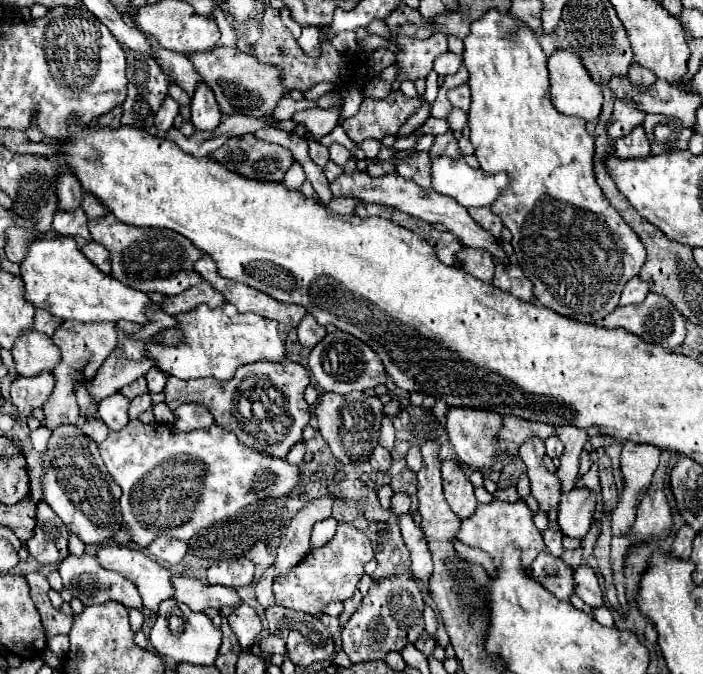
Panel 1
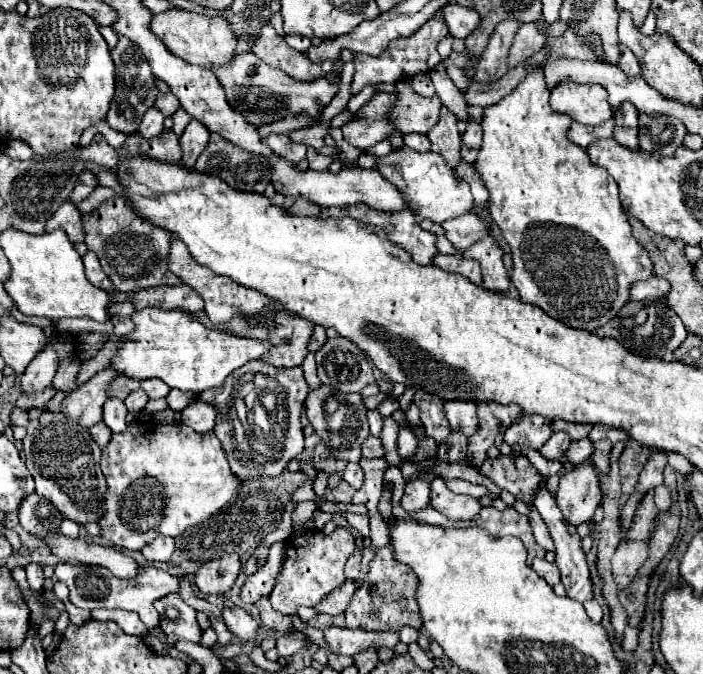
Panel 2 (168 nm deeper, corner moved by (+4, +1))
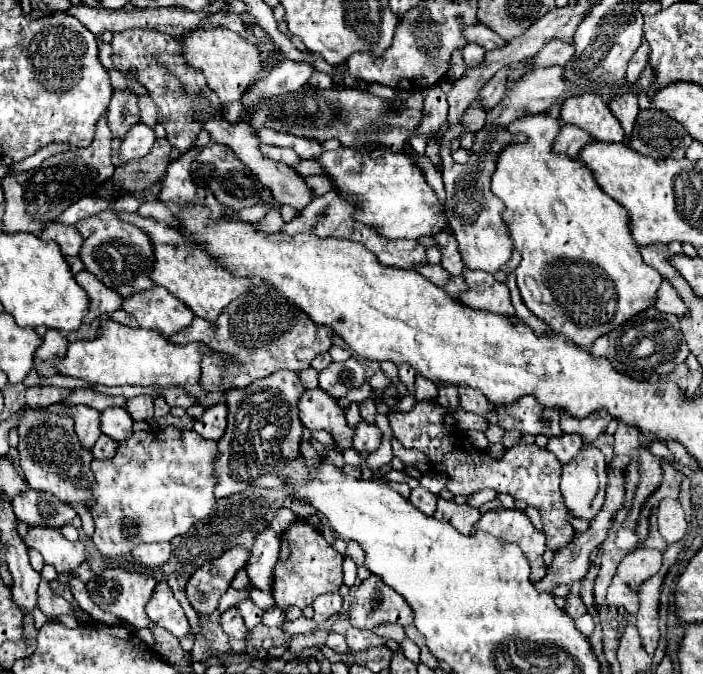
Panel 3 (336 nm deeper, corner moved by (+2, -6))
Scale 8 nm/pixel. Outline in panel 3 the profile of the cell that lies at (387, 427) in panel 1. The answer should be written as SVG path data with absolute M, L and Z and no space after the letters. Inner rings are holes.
M374 396L360 404L360 414L362 414L362 420L364 420L364 422L374 424L374 418L376 418L376 404L374 404Z

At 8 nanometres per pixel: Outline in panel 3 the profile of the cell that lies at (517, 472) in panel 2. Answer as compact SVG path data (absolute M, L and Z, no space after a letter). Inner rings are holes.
M416 402L410 412L400 412L400 410L388 412L388 420L394 430L394 438L402 446L422 450L430 458L434 470L450 478L448 490L452 494L470 496L482 488L506 492L514 500L524 500L528 506L534 506L540 510L542 524L544 524L542 532L546 536L546 546L552 552L570 544L574 536L574 528L568 522L570 512L562 504L562 494L558 488L560 474L562 474L562 462L550 456L546 448L540 448L536 444L526 444L522 440L518 440L510 450L506 450L502 460L492 460L484 450L478 450L470 442L464 442L460 430L442 428L442 418L446 412L448 410L442 406L436 406L430 402Z

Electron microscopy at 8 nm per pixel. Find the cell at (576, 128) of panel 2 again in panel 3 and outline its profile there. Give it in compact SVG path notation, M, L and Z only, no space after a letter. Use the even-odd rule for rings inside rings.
M564 124L562 132L558 134L558 140L554 142L554 152L564 152L572 158L580 156L580 150L590 144L592 140L596 140L594 136L590 136L586 130L572 126L572 124Z

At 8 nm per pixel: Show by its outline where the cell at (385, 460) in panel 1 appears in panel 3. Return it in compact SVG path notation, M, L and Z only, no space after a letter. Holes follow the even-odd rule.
M358 422L356 434L354 434L354 450L364 454L364 456L372 454L374 450L378 450L380 438L382 438L382 432L374 424Z

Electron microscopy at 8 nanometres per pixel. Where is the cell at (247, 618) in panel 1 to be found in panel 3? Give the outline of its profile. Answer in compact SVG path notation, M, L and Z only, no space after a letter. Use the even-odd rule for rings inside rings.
M238 608L226 610L220 616L220 626L232 638L244 638L244 634L246 634L246 628L244 628L244 622L242 622L242 616L240 616Z

